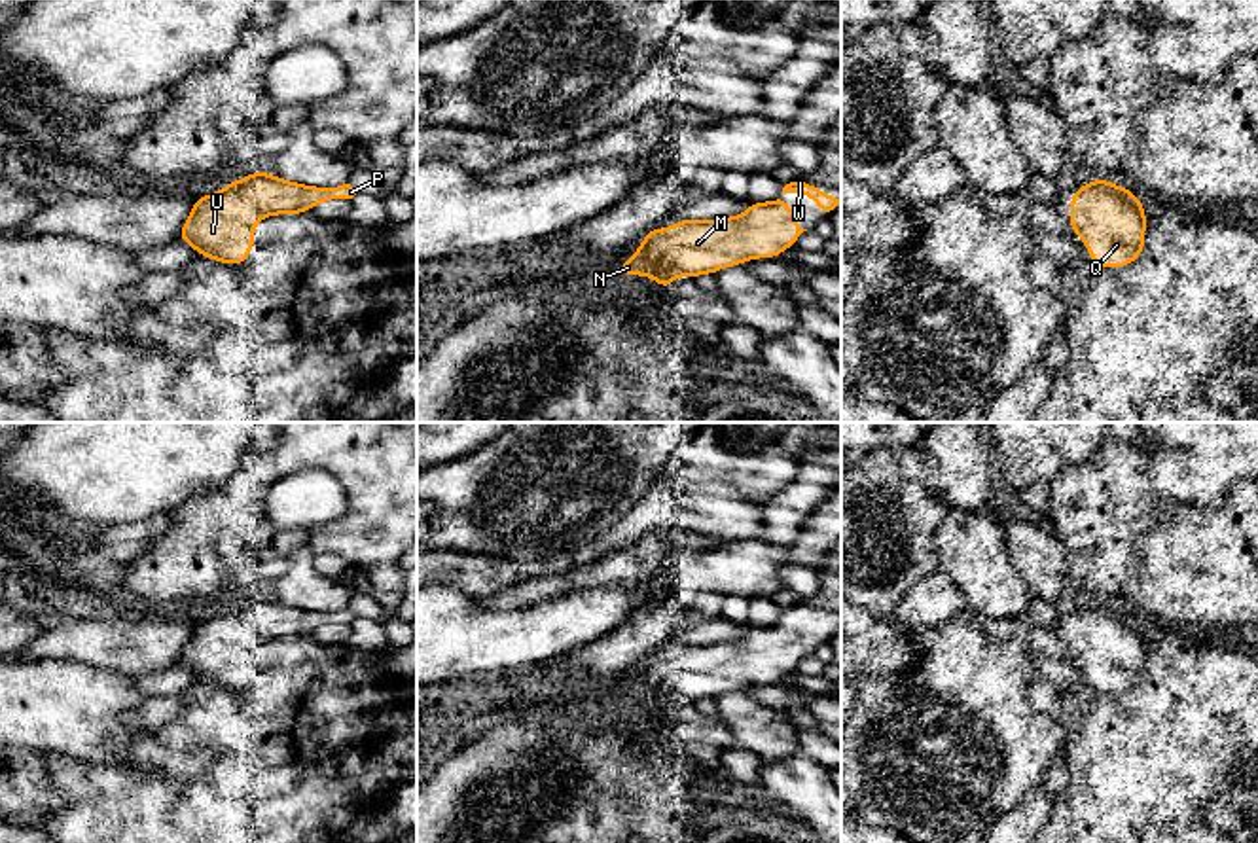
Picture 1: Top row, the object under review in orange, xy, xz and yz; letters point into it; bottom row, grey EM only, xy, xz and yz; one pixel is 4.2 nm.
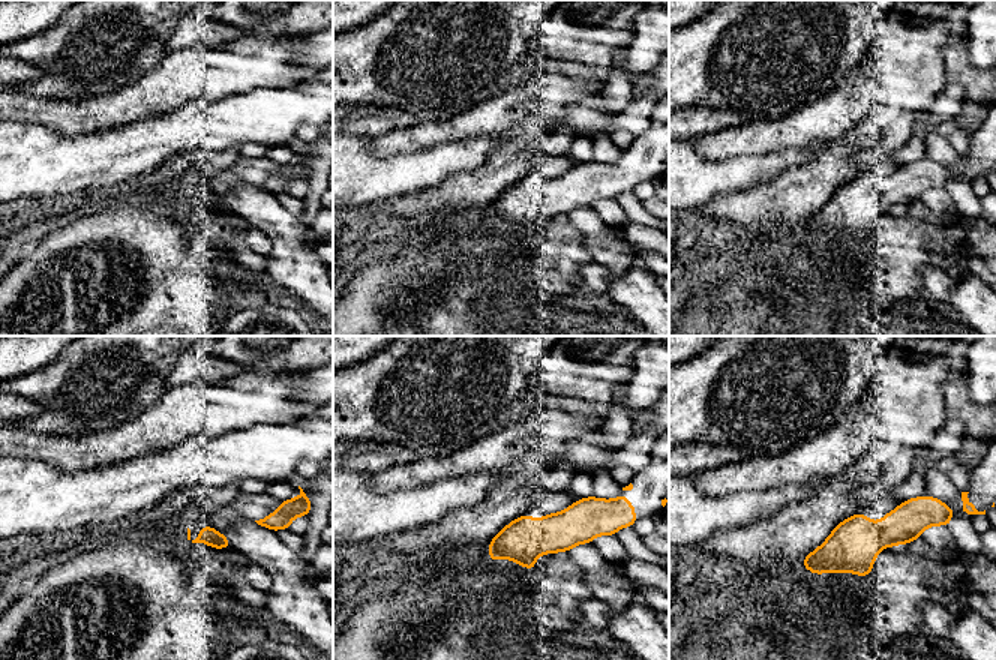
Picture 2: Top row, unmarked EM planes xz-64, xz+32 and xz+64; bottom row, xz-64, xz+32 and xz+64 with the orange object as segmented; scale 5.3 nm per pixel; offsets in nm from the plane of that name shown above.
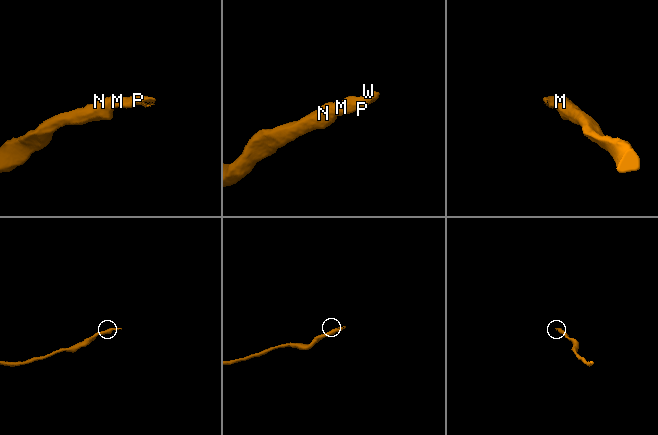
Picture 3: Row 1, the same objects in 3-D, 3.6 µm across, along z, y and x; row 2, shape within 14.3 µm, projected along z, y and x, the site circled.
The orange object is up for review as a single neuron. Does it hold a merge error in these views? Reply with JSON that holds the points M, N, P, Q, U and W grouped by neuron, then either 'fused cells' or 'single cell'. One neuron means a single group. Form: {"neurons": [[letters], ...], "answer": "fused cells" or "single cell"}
{"neurons": [["M", "N", "P", "Q", "U", "W"]], "answer": "single cell"}

